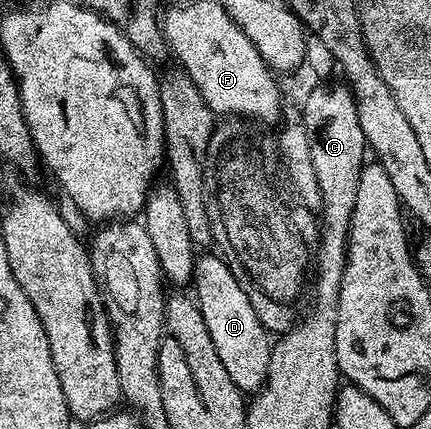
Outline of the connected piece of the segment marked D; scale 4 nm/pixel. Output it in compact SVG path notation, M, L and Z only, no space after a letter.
M198 255L197 265L193 267L192 287L197 287L195 299L203 314L203 322L207 325L207 334L211 334L211 342L215 342L215 351L219 359L231 374L231 382L240 388L242 393L256 393L265 384L267 366L269 365L270 333L259 322L259 314L251 306L251 298L243 294L243 286L235 282L235 274L220 255Z

